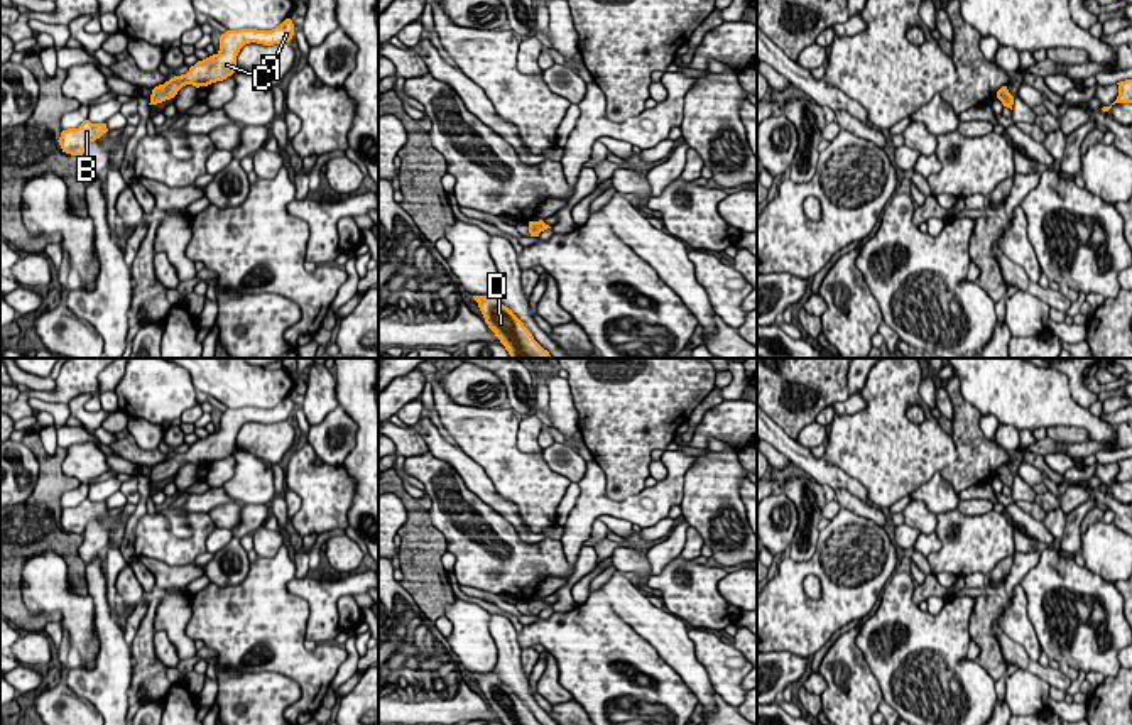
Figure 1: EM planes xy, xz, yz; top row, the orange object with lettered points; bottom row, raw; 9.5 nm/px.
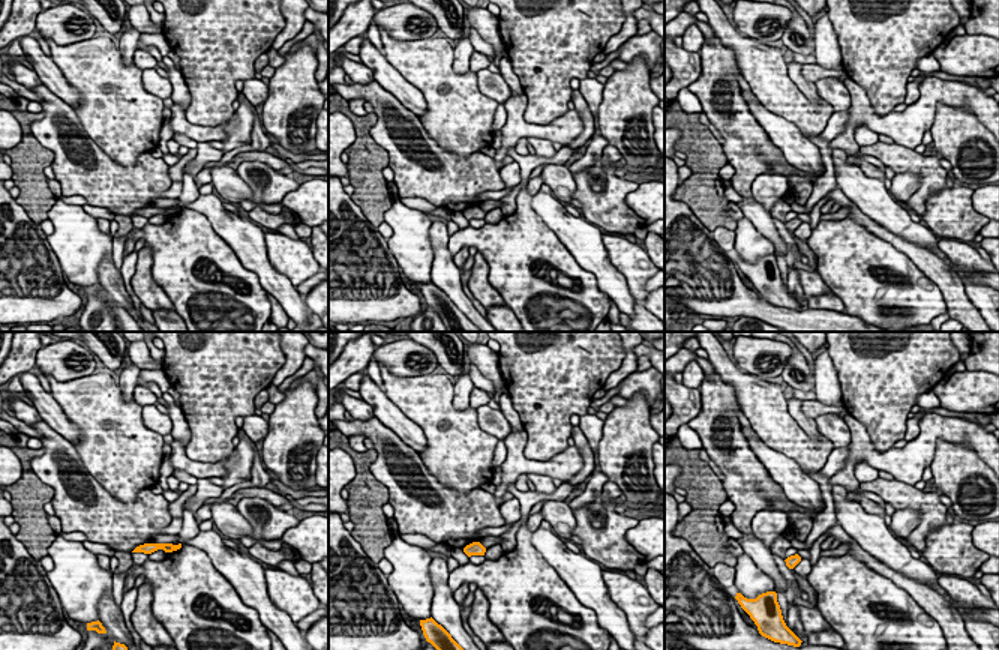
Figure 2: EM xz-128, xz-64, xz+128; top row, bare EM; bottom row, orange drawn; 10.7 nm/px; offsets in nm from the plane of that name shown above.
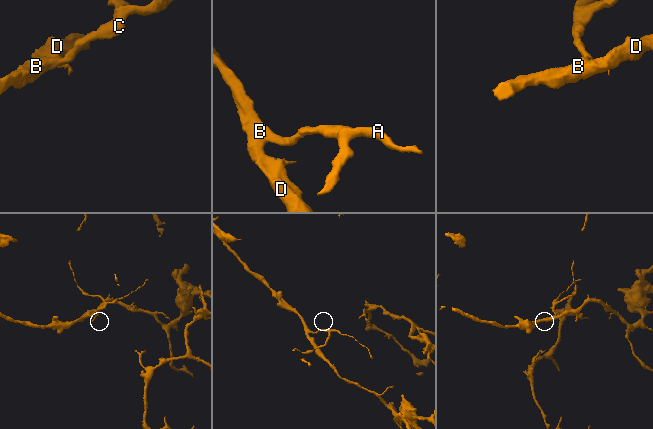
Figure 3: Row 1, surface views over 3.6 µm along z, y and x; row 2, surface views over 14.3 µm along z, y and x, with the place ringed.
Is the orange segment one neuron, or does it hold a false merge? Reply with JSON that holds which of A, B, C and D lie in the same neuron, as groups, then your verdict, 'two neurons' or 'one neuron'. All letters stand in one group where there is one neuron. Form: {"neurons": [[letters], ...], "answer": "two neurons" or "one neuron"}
{"neurons": [["A", "B", "C", "D"]], "answer": "one neuron"}

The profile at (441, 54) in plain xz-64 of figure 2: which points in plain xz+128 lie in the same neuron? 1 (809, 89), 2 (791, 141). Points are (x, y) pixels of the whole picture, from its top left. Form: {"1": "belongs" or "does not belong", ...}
{"1": "does not belong", "2": "does not belong"}

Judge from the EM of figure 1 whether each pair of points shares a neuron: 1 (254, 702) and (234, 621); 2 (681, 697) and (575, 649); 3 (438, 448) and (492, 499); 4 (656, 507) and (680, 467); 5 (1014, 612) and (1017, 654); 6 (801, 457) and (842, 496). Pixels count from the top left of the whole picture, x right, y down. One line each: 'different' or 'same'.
1: different
2: same
3: same
4: same
5: different
6: different

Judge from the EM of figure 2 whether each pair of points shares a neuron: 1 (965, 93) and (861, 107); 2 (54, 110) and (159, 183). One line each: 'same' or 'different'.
1: same
2: same

